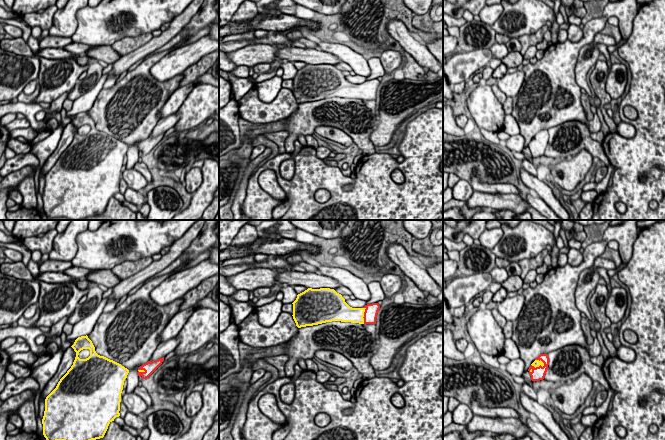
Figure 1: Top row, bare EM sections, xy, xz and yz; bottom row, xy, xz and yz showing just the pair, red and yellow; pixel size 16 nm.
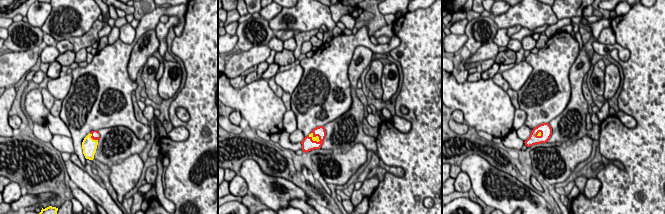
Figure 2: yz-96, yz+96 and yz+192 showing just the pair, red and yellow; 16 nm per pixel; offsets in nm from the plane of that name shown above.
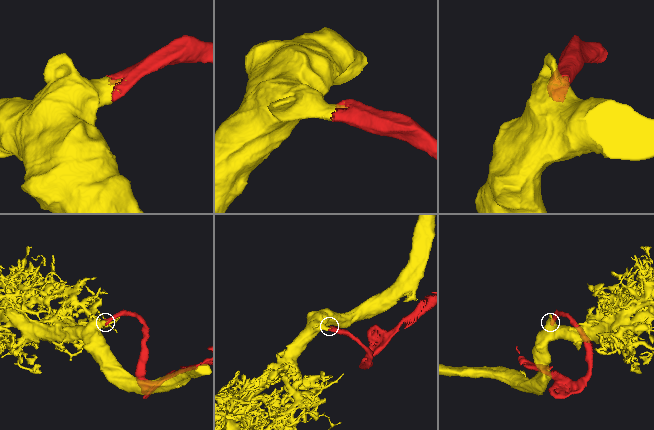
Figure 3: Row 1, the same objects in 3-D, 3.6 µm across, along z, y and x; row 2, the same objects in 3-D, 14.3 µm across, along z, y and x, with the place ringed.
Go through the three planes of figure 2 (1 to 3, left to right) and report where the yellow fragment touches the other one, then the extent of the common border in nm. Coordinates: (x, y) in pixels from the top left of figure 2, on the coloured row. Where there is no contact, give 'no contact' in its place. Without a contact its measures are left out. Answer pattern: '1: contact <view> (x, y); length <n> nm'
1: contact yz-96 (93, 139); length 200 nm
2: contact yz+96 (315, 136); length 220 nm
3: contact yz+192 (538, 132); length 110 nm

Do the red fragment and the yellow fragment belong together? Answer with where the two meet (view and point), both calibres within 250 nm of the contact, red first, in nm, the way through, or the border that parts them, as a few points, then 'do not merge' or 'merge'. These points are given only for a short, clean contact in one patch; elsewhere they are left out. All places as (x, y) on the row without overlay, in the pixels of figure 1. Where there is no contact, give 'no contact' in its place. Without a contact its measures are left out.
yz (539, 142) | 220/120 nm | merge

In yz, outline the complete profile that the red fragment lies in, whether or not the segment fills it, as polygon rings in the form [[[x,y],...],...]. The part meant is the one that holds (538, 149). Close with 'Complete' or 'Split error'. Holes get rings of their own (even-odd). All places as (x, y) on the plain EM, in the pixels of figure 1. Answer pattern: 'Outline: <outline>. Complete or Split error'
Outline: [[[540,130],[531,140],[528,147],[532,157],[543,156],[549,141],[548,130]]]. Split error

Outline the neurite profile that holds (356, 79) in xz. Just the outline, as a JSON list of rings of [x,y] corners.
[[[348,75],[348,76],[345,76],[345,78],[352,84],[362,84],[364,83],[365,81],[367,81],[367,78],[366,77],[363,77],[363,76],[360,76],[360,75]]]

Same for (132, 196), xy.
[[[127,188],[124,193],[124,197],[127,202],[130,202],[138,207],[141,207],[147,202],[146,196],[141,195],[139,191],[135,191],[131,188]]]

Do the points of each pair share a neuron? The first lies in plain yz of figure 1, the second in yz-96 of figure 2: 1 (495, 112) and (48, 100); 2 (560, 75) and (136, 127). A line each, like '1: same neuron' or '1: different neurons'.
1: different neurons
2: same neuron

